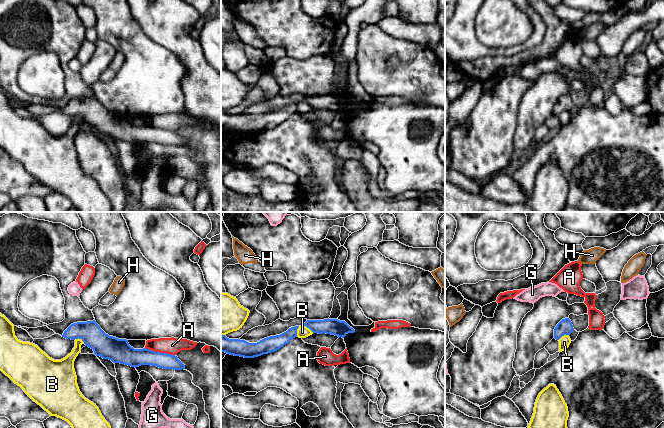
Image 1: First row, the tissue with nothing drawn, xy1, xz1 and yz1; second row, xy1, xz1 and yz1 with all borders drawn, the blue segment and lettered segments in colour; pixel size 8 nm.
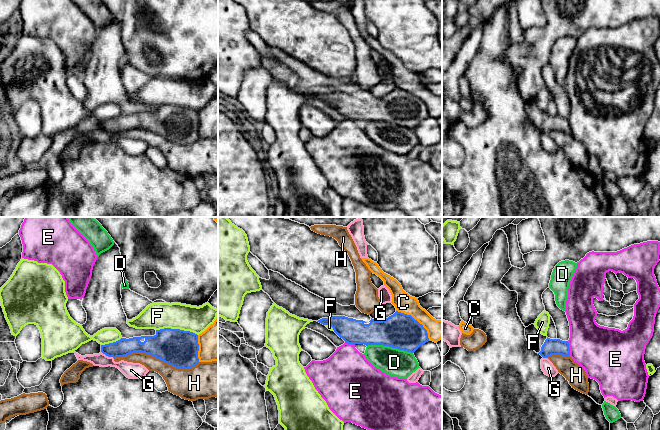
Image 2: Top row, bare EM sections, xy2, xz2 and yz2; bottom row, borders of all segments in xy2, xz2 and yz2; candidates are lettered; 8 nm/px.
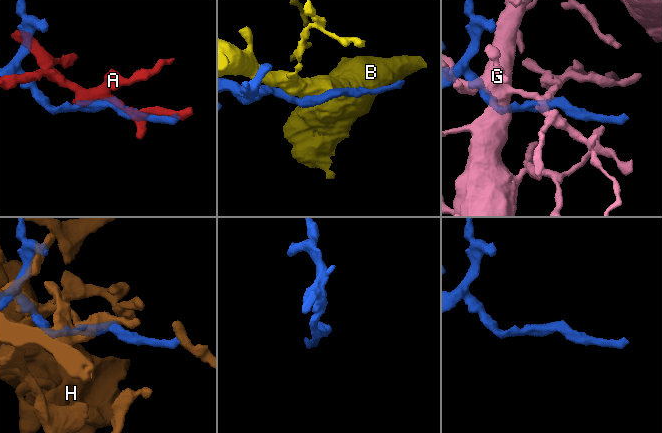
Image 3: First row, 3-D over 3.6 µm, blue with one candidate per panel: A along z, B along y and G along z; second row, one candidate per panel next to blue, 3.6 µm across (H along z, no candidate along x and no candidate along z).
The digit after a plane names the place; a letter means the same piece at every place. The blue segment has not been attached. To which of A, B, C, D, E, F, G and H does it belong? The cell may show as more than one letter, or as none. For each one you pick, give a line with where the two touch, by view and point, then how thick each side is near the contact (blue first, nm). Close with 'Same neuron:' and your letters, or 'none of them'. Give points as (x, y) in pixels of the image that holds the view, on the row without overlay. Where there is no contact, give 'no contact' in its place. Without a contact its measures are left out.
Same neuron: none of them

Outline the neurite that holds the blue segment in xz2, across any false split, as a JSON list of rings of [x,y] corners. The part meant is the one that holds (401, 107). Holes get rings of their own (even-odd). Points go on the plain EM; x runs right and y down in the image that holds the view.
[[[269,46],[269,52],[269,56],[259,53],[259,57],[262,66],[270,72],[277,82],[299,94],[331,102],[345,119],[353,121],[364,120],[366,122],[383,121],[414,129],[421,121],[429,117],[427,106],[411,91],[396,87],[382,97],[375,97],[370,91],[362,89],[355,80],[342,82],[325,76],[272,46]]]

